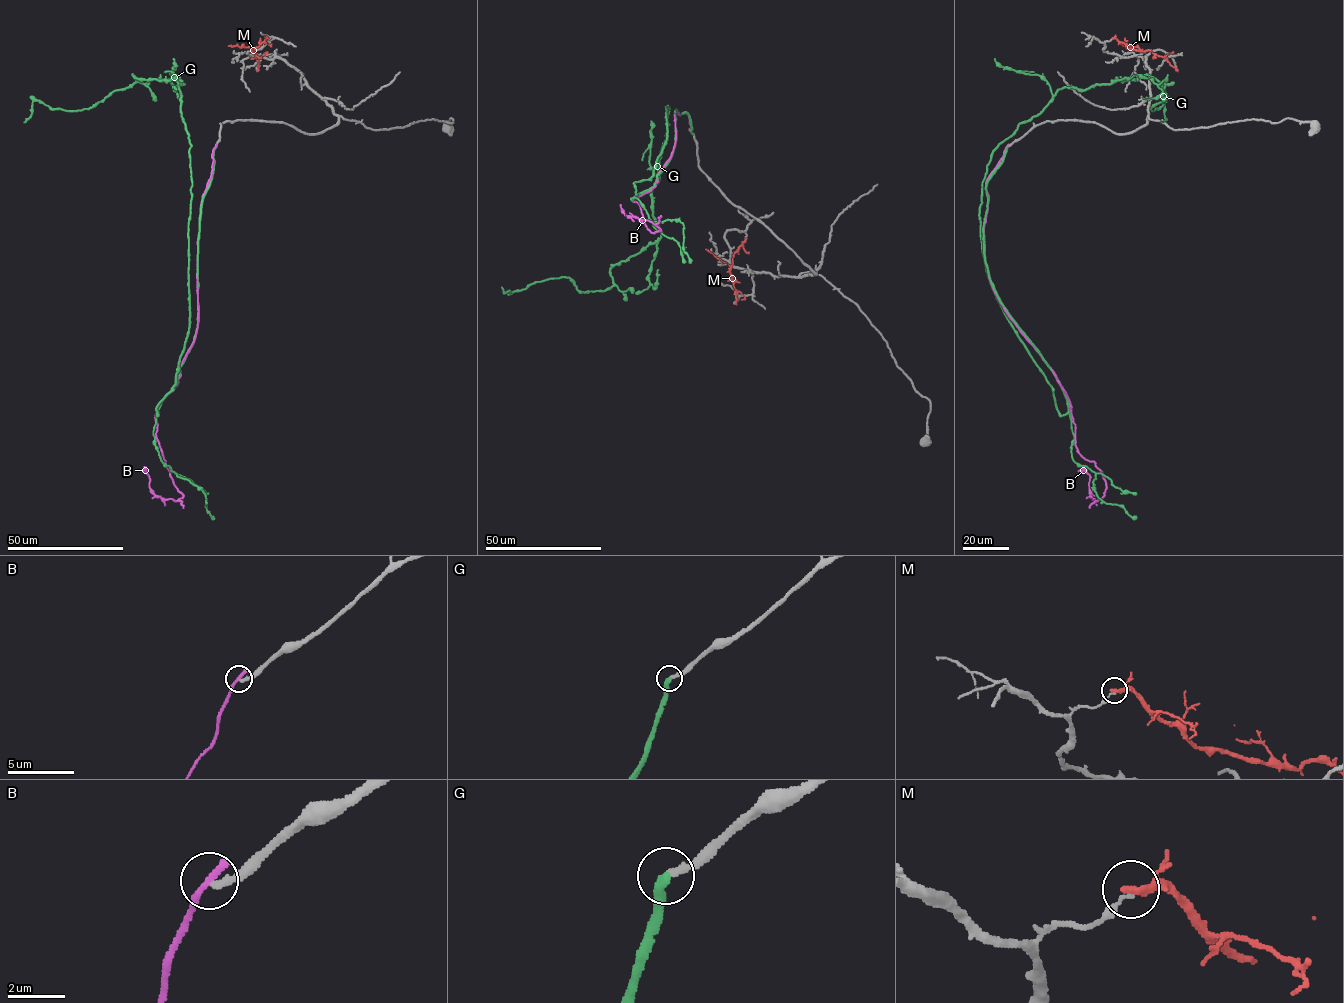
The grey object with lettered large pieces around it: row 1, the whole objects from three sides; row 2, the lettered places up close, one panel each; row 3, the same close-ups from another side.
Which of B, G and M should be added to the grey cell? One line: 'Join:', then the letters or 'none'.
Join: G

